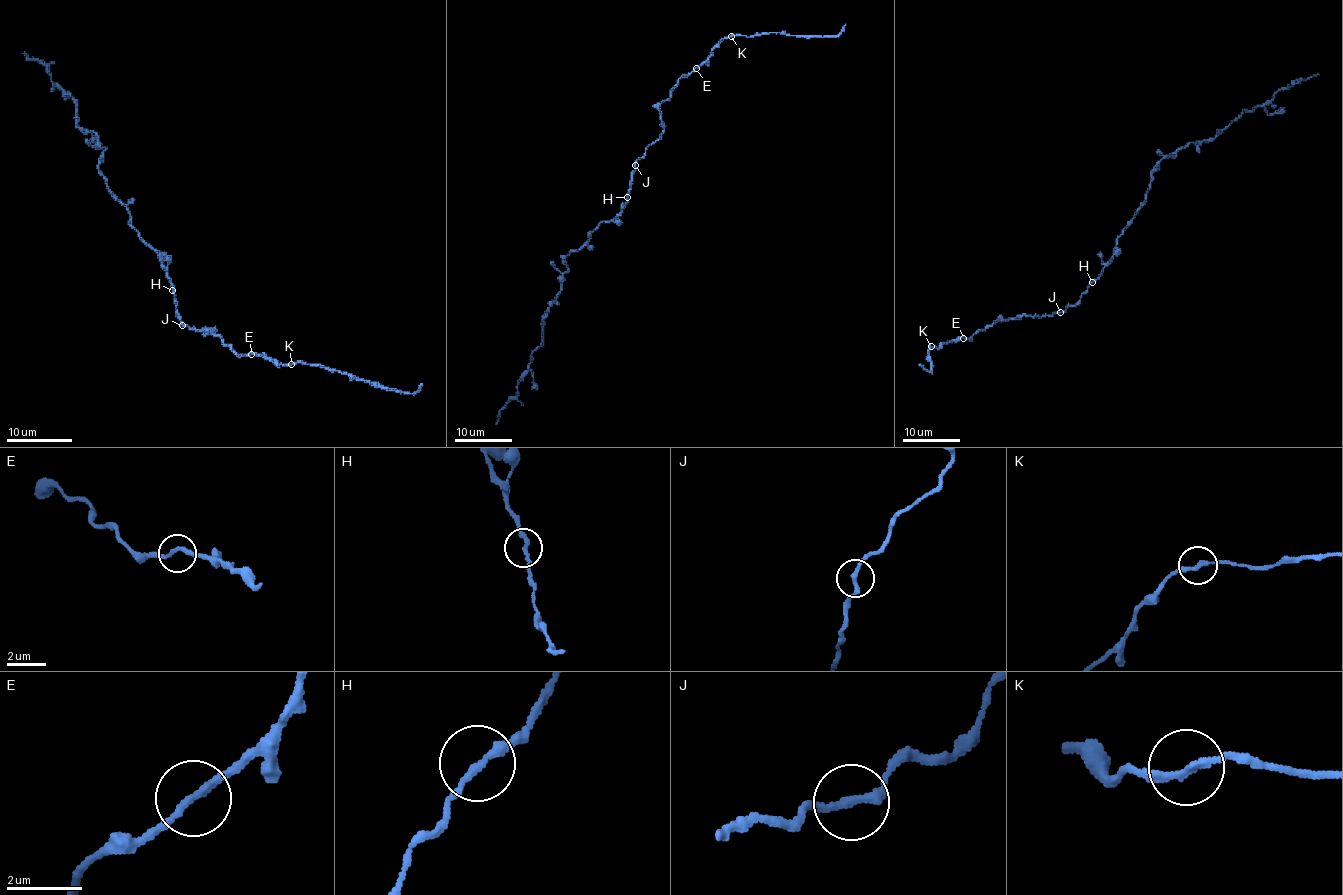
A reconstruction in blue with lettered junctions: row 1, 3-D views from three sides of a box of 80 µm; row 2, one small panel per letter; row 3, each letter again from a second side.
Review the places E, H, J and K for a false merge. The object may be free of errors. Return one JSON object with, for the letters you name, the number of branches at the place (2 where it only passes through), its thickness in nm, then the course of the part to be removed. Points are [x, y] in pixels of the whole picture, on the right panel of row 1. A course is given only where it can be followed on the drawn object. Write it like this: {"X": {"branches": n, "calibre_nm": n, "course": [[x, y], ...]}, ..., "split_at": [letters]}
{"split_at": []}

